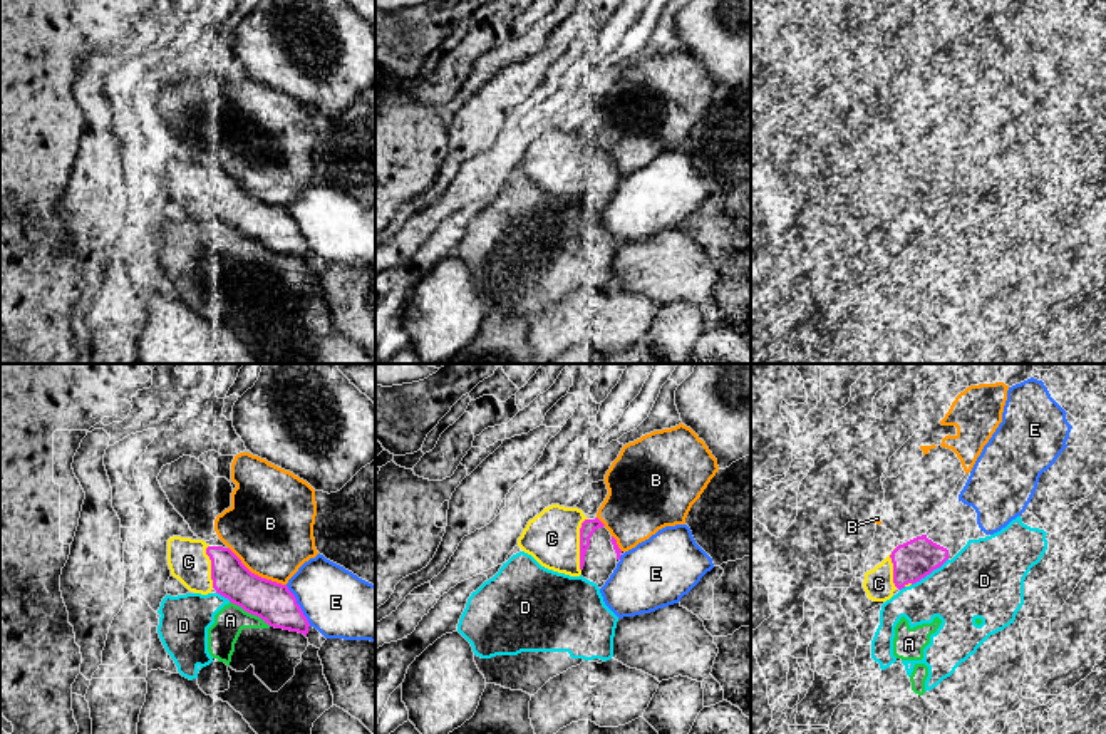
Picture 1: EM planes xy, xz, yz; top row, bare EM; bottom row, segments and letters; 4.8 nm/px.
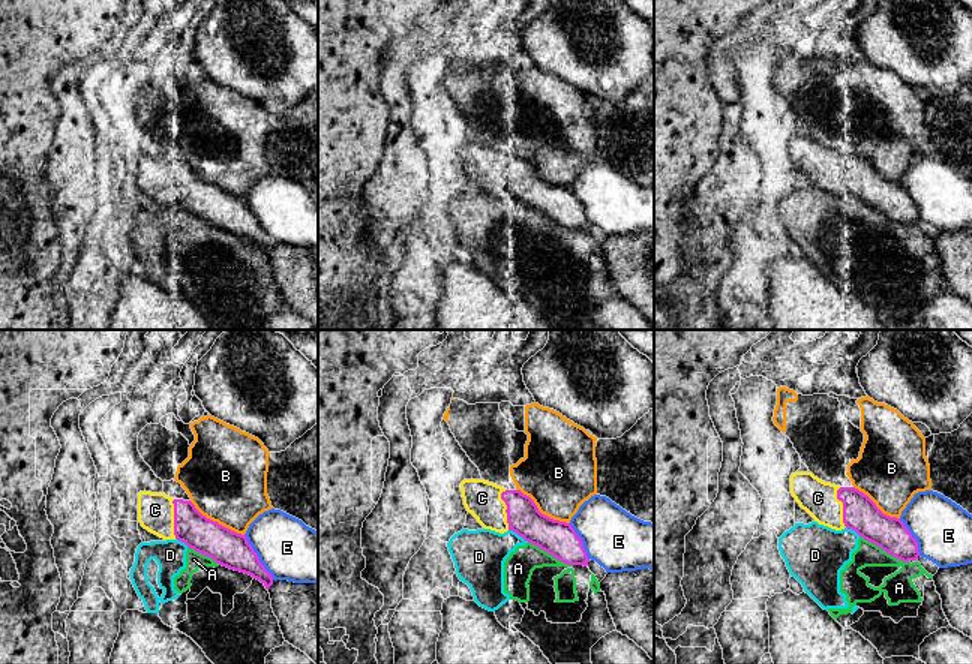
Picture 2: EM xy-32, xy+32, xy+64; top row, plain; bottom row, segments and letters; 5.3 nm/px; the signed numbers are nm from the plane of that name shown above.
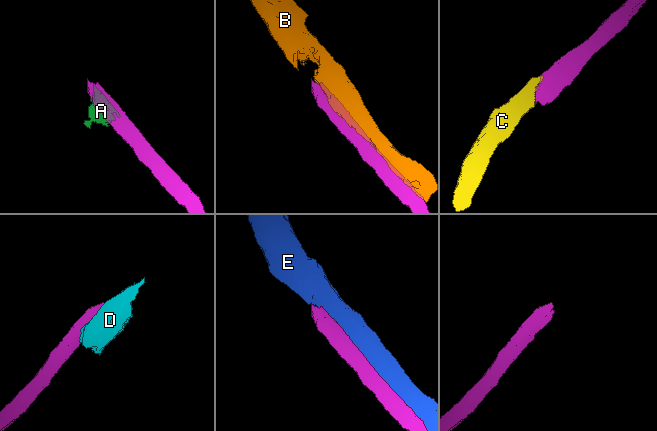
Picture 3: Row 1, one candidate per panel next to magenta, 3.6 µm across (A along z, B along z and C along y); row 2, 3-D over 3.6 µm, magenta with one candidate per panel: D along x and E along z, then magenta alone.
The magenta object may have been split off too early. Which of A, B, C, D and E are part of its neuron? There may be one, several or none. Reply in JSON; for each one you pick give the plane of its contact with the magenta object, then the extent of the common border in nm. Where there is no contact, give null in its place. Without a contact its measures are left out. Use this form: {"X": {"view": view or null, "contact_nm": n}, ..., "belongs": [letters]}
{"C": {"view": "xz", "contact_nm": 260}, "belongs": ["C"]}

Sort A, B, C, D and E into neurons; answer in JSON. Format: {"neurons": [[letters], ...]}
{"neurons": [["A", "D"], ["B"], ["C"], ["E"]]}

